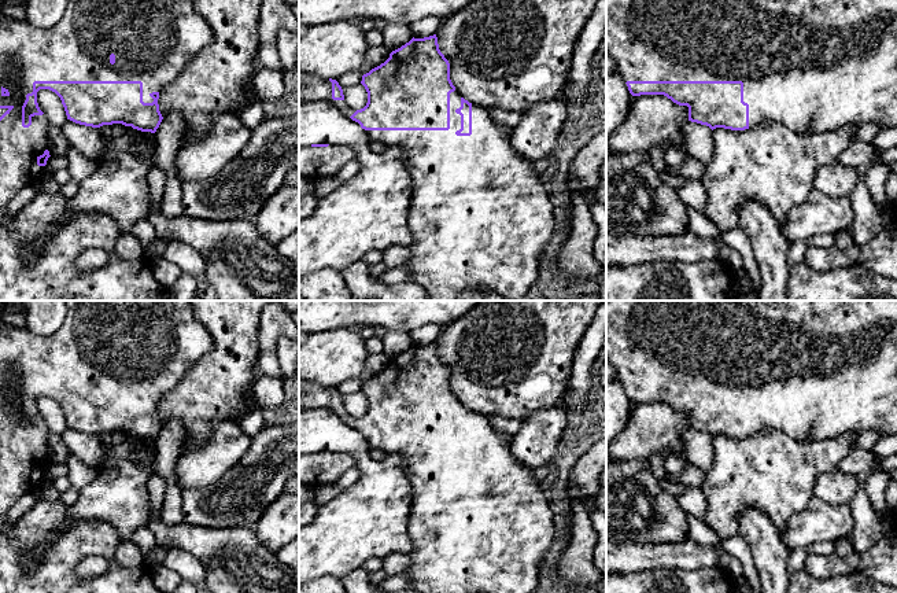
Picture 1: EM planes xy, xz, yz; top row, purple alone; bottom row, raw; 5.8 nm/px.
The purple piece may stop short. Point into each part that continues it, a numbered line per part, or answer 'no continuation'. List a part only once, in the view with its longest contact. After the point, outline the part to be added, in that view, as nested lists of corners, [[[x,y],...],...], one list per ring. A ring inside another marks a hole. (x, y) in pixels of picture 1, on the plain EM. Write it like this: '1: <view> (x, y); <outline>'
1: xy (154, 343); [[[64,301],[66,318],[62,327],[49,336],[40,336],[26,328],[1,325],[0,328],[0,413],[12,413],[14,416],[0,428],[0,530],[12,531],[14,523],[8,520],[8,512],[14,504],[25,494],[33,493],[44,480],[44,474],[37,472],[37,465],[48,457],[48,427],[43,423],[32,424],[29,435],[22,434],[22,413],[26,402],[33,399],[34,388],[141,388],[143,390],[143,409],[152,410],[150,404],[152,399],[160,399],[167,391],[173,390],[191,369],[213,349],[213,339],[204,325],[196,320],[192,309],[192,301]],[[14,372],[18,377],[16,386],[19,397],[14,405],[1,402],[1,386],[5,383],[5,375]]]

